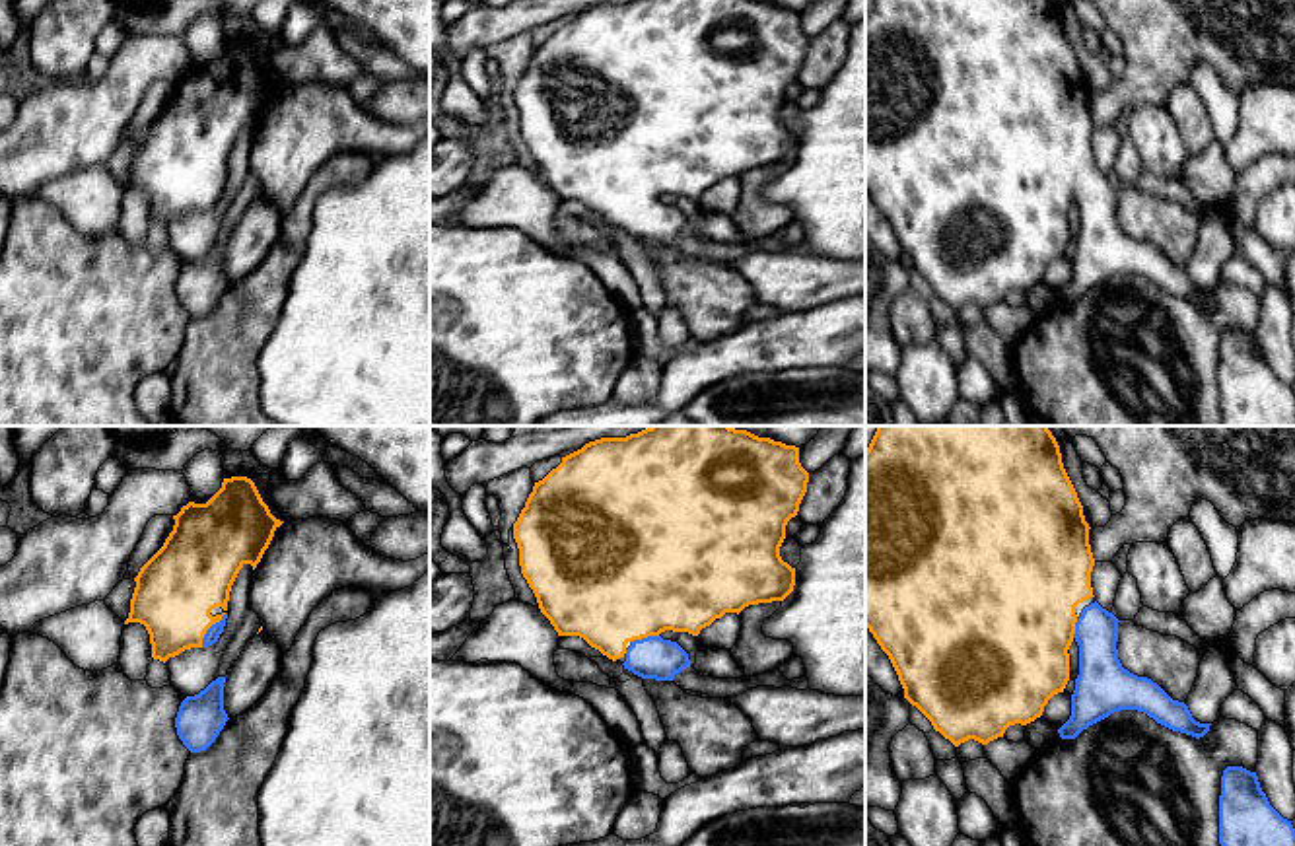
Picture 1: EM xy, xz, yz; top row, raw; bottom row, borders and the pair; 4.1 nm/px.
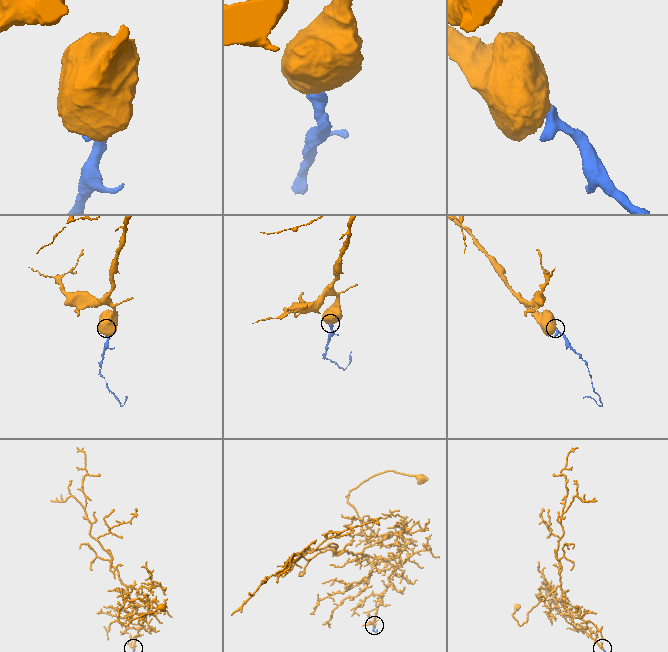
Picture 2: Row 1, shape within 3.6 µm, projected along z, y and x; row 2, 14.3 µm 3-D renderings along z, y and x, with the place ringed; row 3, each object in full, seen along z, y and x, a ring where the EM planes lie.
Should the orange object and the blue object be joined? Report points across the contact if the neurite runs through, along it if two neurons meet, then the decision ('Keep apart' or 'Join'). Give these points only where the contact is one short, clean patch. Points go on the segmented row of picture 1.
Path across: xy (193, 572), (193, 611), (209, 627), (214, 631). Join

